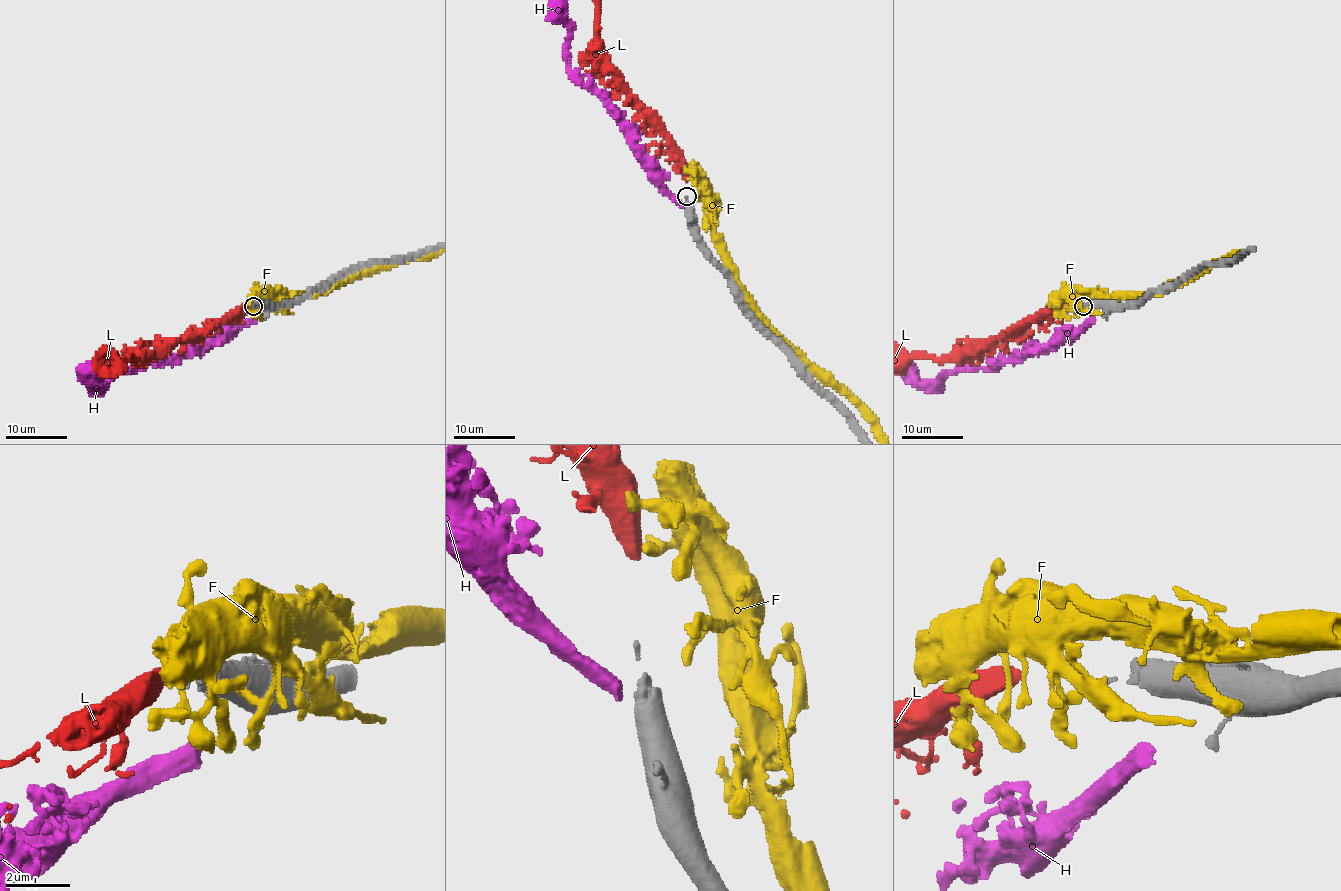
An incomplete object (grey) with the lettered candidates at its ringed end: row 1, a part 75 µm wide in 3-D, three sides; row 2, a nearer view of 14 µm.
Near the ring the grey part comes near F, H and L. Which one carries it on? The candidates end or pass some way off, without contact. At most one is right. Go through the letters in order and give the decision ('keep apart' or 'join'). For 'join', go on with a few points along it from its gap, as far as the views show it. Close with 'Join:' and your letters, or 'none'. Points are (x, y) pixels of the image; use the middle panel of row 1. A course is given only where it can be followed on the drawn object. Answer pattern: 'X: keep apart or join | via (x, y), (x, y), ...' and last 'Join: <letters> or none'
F: keep apart
H: keep apart
L: join | via (687, 181), (687, 165), (680, 150), (663, 124), (631, 93), (601, 47), (598, 1)
Join: L

